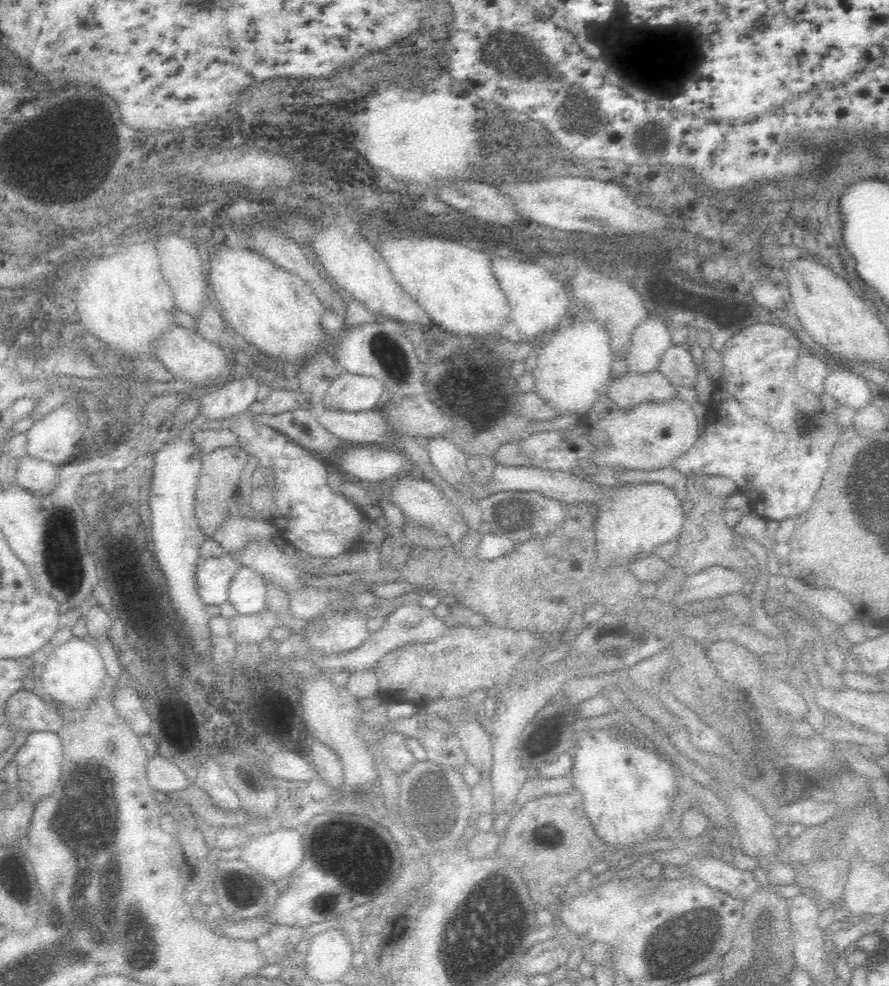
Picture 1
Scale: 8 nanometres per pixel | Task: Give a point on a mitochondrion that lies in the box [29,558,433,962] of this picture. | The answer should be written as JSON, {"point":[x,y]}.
{"point":[93,792]}

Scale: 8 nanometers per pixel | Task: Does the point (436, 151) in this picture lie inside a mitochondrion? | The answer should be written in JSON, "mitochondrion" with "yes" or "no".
{"mitochondrion":"no"}

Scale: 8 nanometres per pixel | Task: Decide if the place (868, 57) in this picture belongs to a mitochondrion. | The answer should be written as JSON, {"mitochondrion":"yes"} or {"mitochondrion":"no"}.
{"mitochondrion":"no"}

